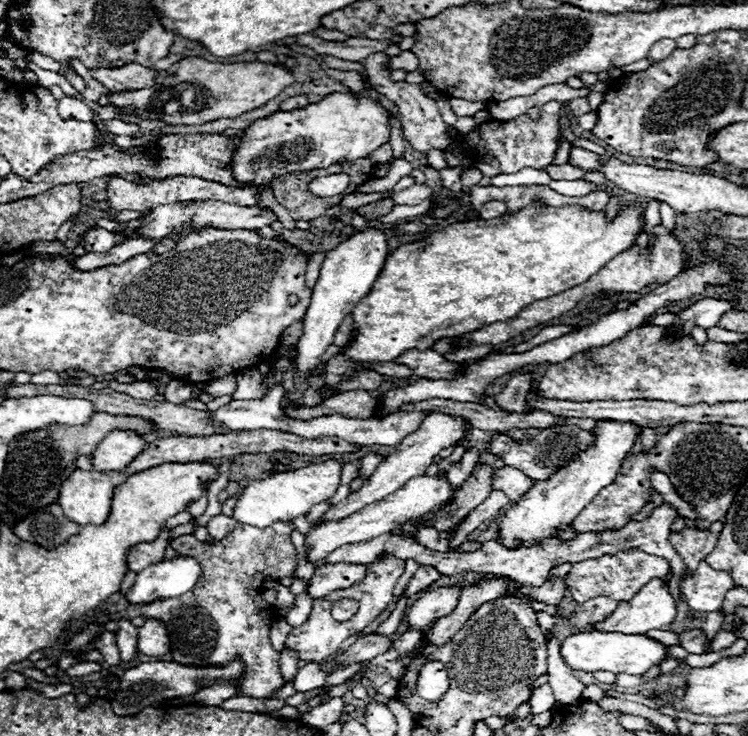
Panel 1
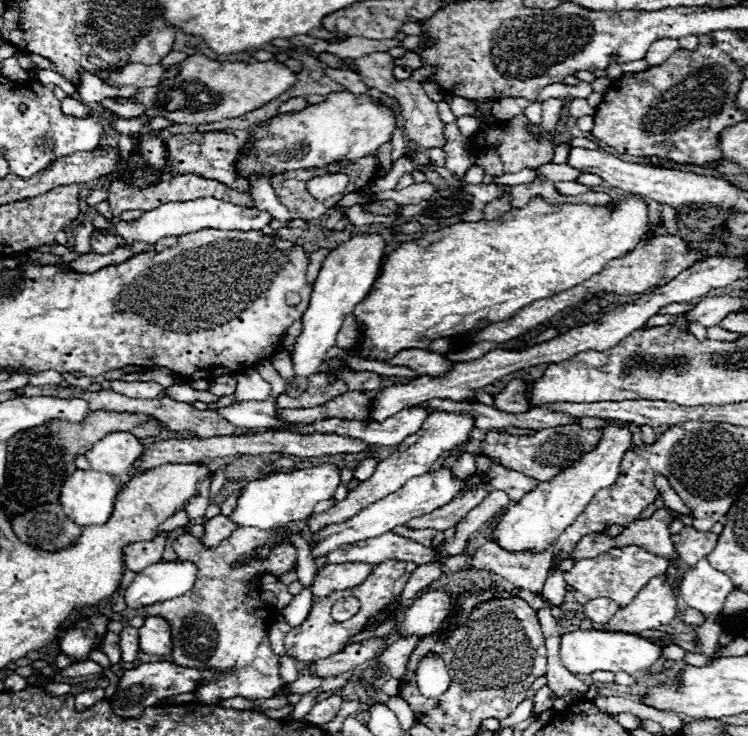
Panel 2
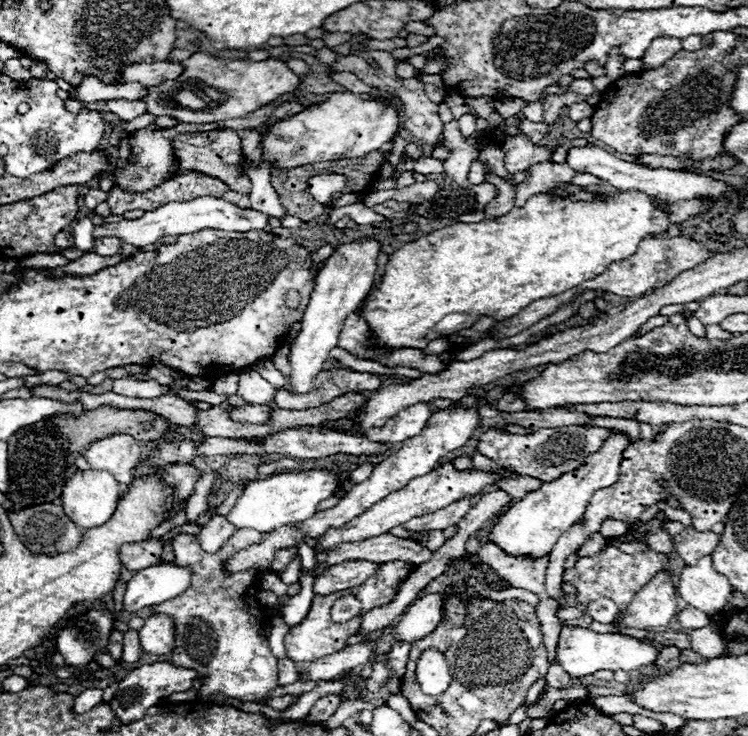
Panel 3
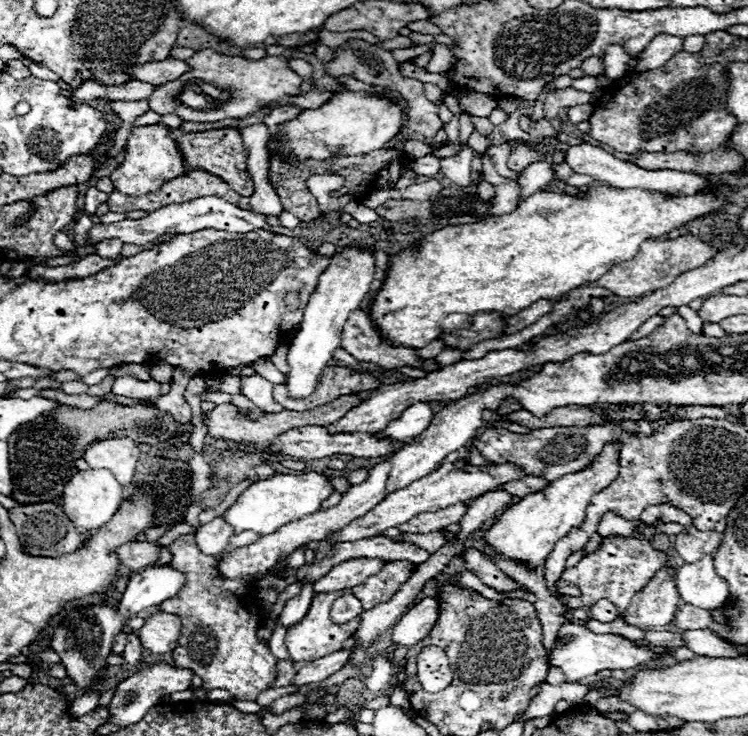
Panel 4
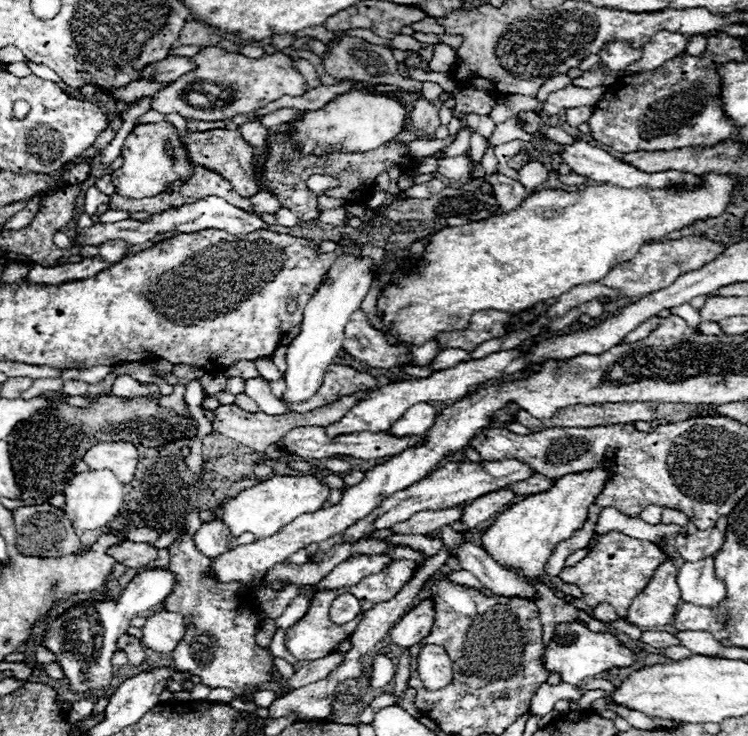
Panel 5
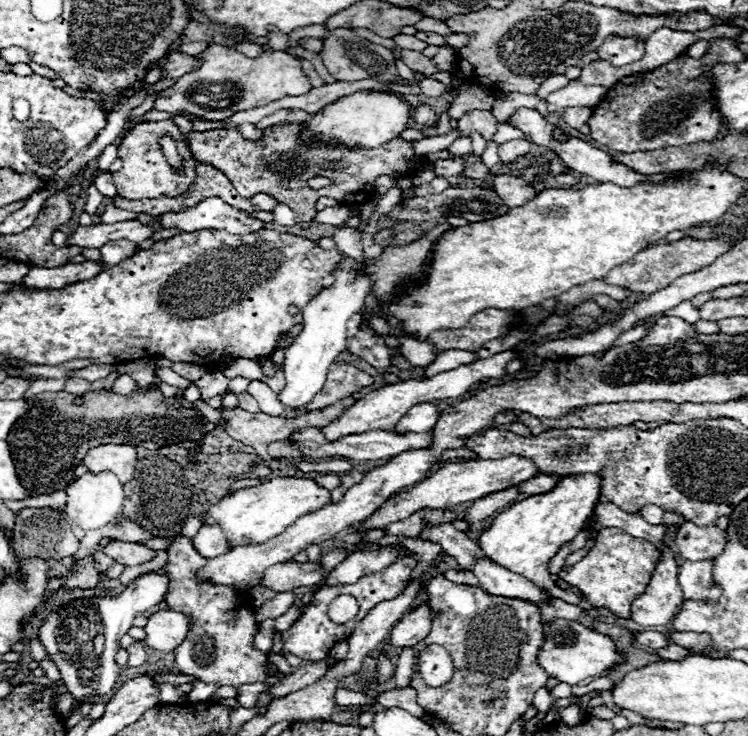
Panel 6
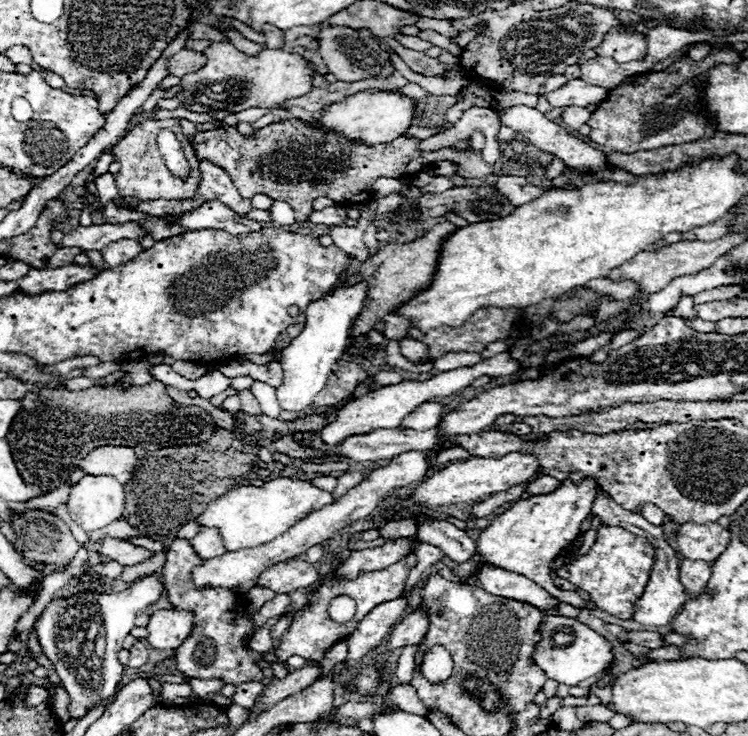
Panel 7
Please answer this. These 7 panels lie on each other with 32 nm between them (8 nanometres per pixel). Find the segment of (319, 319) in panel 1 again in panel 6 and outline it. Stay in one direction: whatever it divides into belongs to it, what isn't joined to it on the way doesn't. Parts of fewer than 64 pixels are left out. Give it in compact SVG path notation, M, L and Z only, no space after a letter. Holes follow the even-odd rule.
M342 256L338 268L332 272L336 282L330 288L322 288L318 296L312 298L304 308L302 332L286 348L284 356L286 388L280 392L278 398L286 408L296 408L310 402L314 394L324 386L328 368L346 350L346 324L352 318L352 314L356 314L362 308L362 302L370 292L370 278L364 274L364 264L368 264L368 260L356 264L354 258Z

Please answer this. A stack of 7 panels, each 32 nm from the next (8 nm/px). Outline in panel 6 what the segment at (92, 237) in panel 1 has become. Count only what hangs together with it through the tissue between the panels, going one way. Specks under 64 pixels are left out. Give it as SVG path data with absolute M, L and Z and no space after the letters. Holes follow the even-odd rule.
M112 240L112 242L104 244L104 248L100 248L102 260L108 266L116 266L118 262L126 260L134 252L136 252L136 244L128 244L128 240Z

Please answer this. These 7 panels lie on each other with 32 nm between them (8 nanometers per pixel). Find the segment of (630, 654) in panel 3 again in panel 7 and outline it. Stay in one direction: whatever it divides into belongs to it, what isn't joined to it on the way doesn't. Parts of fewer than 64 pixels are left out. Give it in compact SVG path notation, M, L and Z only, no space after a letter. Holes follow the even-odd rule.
M548 616L542 620L540 624L540 632L542 632L542 642L536 646L536 666L540 666L548 678L560 682L560 684L568 684L568 686L576 686L578 682L590 678L590 676L598 676L602 674L612 662L614 662L614 652L612 652L612 644L596 634L594 630L580 624L578 620L572 618L560 618L560 616ZM556 632L564 632L572 638L570 644L556 648L552 636Z

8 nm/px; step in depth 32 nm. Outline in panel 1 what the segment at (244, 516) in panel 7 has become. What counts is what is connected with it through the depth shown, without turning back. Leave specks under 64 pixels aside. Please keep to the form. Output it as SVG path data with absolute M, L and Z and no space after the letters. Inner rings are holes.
M326 460L320 464L310 464L306 468L280 472L266 480L254 480L240 494L232 518L236 518L242 524L268 528L278 520L294 520L296 516L304 516L314 504L326 502L328 498L334 496L340 484L340 474L342 474L342 464L338 460Z

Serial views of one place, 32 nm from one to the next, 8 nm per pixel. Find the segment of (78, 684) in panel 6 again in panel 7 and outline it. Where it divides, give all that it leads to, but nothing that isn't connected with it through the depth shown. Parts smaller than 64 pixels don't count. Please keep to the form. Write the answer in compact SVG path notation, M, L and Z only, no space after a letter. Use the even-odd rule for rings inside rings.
M156 574L144 576L118 594L80 594L74 598L58 598L48 604L42 616L36 620L36 636L54 664L62 686L72 698L70 716L84 716L86 708L102 704L106 698L114 698L124 666L118 662L118 650L122 650L124 636L134 628L134 618L148 606L156 604L164 590L162 578Z

